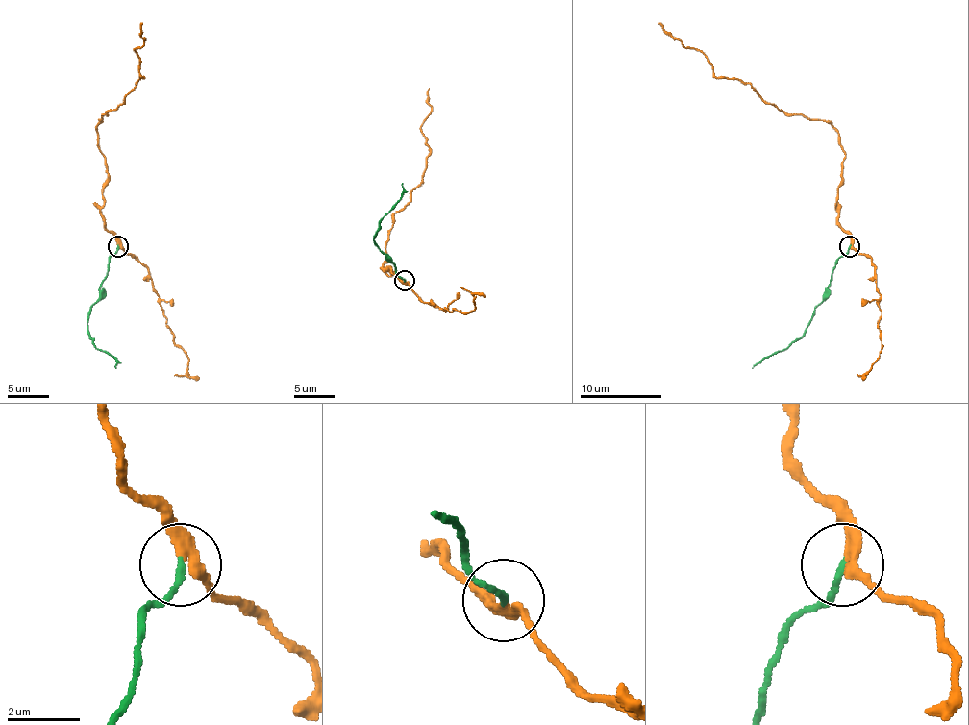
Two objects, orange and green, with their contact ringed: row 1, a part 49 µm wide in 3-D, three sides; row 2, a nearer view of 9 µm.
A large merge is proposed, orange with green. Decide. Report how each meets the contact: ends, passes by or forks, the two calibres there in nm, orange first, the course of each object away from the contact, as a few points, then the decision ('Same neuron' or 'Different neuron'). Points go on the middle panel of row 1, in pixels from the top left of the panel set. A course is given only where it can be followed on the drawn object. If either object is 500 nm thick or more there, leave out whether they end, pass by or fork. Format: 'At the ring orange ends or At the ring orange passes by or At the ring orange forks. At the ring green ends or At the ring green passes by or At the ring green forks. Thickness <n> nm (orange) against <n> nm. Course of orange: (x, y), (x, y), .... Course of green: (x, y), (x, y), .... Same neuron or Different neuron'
At the ring orange passes by. At the ring green ends. Thickness 280 nm (orange) against 160 nm. Course of orange: (406, 282), (384, 267), (385, 241), (391, 216), (426, 169), (428, 89). Course of green: (404, 280), (373, 237), (379, 231), (379, 220), (402, 196), (402, 184). Different neuron

